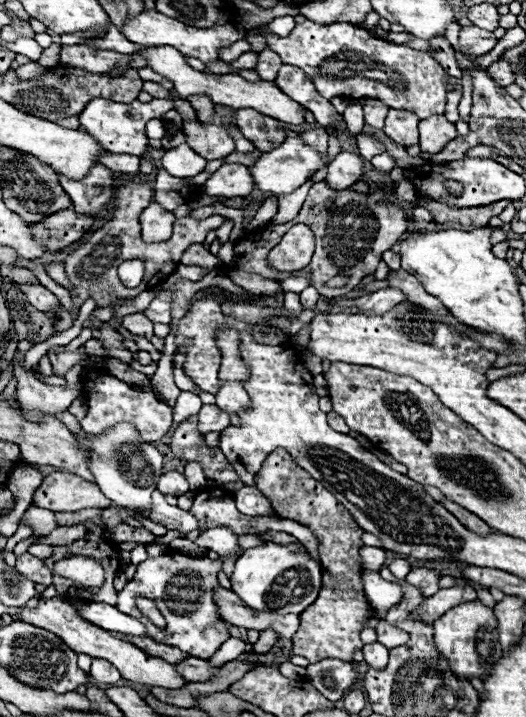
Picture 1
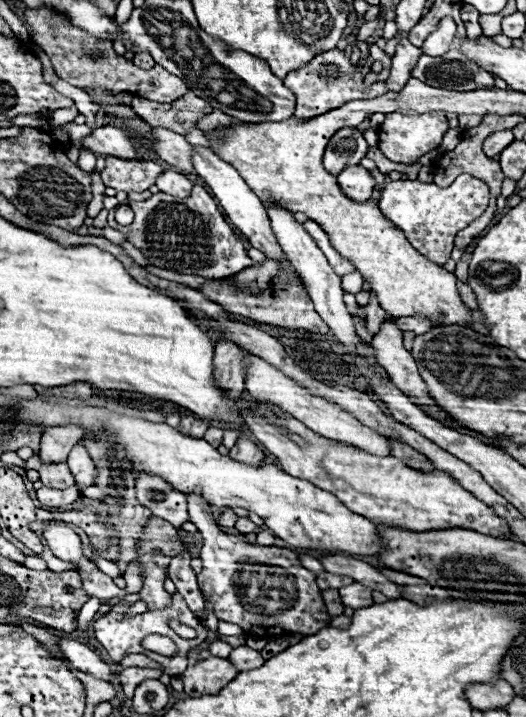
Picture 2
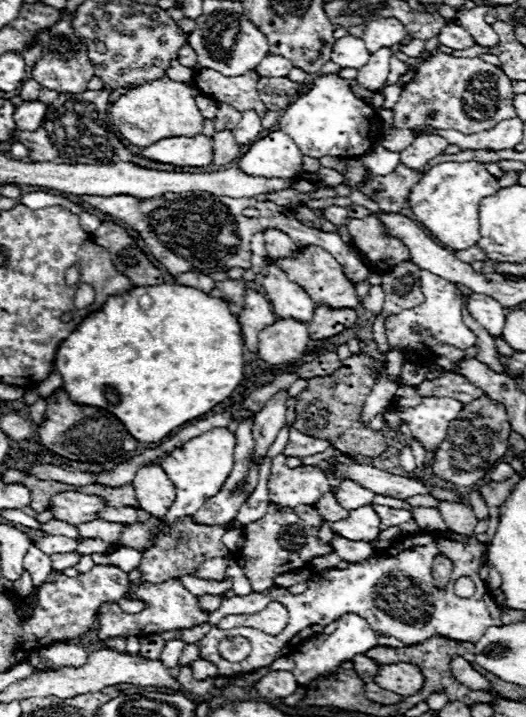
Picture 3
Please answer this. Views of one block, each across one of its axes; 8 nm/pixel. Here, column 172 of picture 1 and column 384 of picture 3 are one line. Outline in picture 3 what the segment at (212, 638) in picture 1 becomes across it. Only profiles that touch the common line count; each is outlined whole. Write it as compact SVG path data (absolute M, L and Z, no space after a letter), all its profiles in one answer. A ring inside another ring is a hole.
M422 532L414 536L396 538L384 552L368 558L364 564L350 564L346 570L330 568L330 570L318 572L320 576L310 580L308 590L304 594L290 594L286 588L272 586L264 592L252 592L244 598L222 596L220 608L214 610L208 618L210 622L208 634L196 642L200 646L200 658L216 664L220 676L252 672L256 668L272 664L280 656L286 656L288 650L296 648L304 638L314 636L324 626L328 626L330 622L338 620L342 614L348 614L348 612L358 614L364 620L368 620L370 628L378 632L380 640L382 636L390 636L390 638L400 640L400 646L420 644L432 636L444 636L448 640L476 644L476 640L480 640L480 636L484 636L484 632L490 626L502 624L500 608L494 602L494 596L486 588L484 580L478 576L482 568L482 562L480 562L482 546L484 544L480 544L476 538L468 538L468 542L464 544L458 540L448 540L436 532ZM436 554L446 554L454 564L452 580L448 582L444 590L436 588L432 580L432 560ZM458 576L470 576L474 580L476 594L472 598L458 598L454 594L454 580ZM274 600L282 602L290 614L288 626L278 636L268 636L254 628L234 628L234 630L216 628L216 624L230 614L250 614L250 608L266 606ZM230 636L244 636L252 644L252 652L242 662L228 662L218 652L220 640L230 638Z

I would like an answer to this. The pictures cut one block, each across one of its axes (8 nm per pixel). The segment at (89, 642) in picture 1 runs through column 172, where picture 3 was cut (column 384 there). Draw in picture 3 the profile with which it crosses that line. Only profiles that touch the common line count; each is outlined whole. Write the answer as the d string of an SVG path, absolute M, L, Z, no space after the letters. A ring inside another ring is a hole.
M406 662L384 664L380 668L380 674L376 676L376 684L406 698L422 688L424 676L414 664L406 664Z

